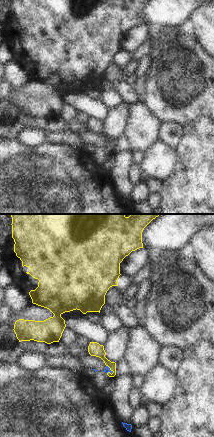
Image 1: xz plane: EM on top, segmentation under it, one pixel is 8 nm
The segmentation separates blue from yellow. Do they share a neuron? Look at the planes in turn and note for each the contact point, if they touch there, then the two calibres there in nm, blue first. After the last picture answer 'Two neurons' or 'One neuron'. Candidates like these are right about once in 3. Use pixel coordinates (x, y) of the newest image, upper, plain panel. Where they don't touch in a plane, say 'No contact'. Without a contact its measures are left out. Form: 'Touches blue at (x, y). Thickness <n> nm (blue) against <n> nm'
Touches blue at (110, 146). Thickness 40 nm (blue) against 110 nm

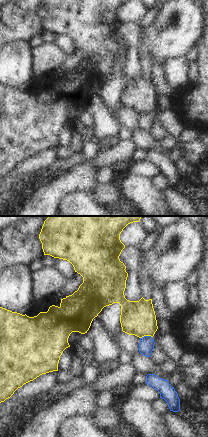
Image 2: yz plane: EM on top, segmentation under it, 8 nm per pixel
Touches blue at (145, 112). Thickness 120 nm (blue) against 280 nm

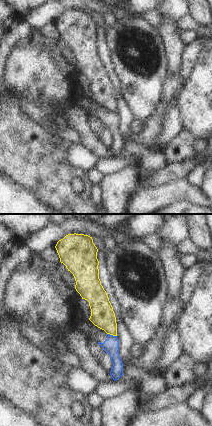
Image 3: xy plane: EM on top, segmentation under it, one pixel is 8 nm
Touches blue at (112, 111). Thickness 130 nm (blue) against 190 nm

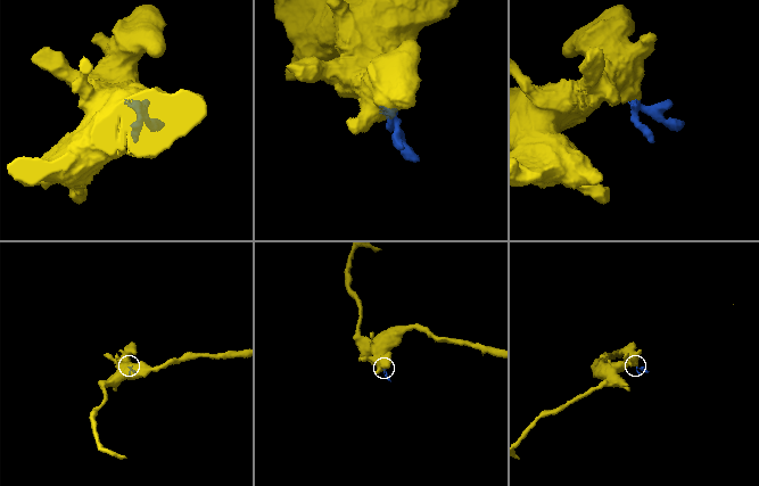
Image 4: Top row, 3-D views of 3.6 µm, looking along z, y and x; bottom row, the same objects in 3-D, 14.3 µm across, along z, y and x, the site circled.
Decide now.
Two neurons

